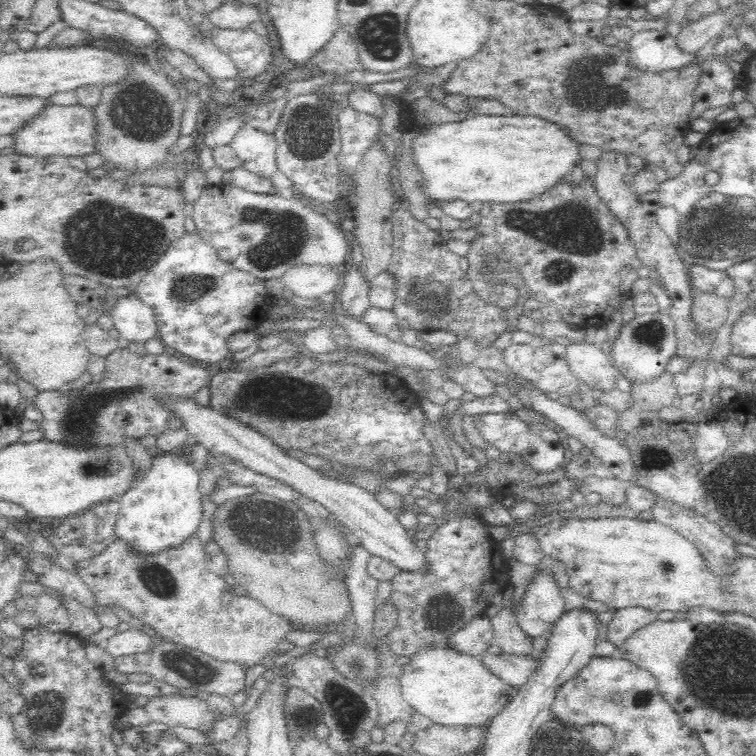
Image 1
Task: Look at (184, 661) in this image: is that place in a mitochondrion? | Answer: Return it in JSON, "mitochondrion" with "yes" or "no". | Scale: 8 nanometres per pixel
{"mitochondrion":"yes"}

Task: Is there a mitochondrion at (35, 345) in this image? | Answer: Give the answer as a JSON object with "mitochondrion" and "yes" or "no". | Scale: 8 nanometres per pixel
{"mitochondrion":"no"}

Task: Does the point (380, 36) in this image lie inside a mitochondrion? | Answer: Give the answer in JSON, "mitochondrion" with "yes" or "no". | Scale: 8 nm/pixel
{"mitochondrion":"yes"}

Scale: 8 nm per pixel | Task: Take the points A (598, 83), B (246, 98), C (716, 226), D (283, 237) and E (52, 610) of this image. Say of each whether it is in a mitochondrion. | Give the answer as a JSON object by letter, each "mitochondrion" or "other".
{"A":"mitochondrion","B":"other","C":"mitochondrion","D":"mitochondrion","E":"other"}

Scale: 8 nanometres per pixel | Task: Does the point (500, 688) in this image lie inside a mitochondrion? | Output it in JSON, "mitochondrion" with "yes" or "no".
{"mitochondrion":"no"}

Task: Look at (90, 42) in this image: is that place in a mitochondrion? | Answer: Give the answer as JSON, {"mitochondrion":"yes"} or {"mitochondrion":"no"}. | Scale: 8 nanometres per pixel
{"mitochondrion":"no"}

